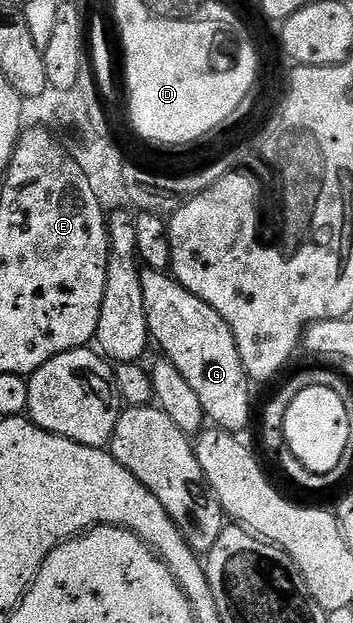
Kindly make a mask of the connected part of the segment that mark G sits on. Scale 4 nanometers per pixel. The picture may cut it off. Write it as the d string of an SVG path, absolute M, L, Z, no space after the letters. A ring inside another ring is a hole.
M141 270L141 293L145 296L150 338L159 342L163 350L160 352L189 381L208 420L224 431L243 433L251 423L253 383L243 368L243 352L237 349L237 341L221 313L205 305L201 297L189 293L167 271Z

